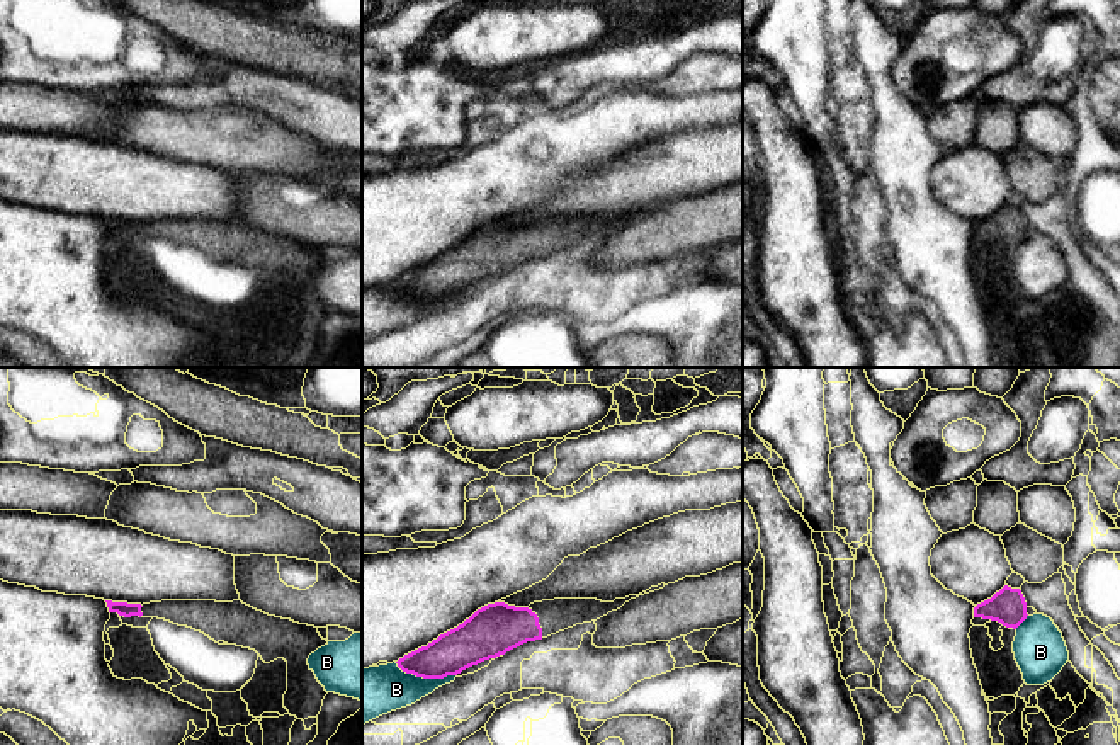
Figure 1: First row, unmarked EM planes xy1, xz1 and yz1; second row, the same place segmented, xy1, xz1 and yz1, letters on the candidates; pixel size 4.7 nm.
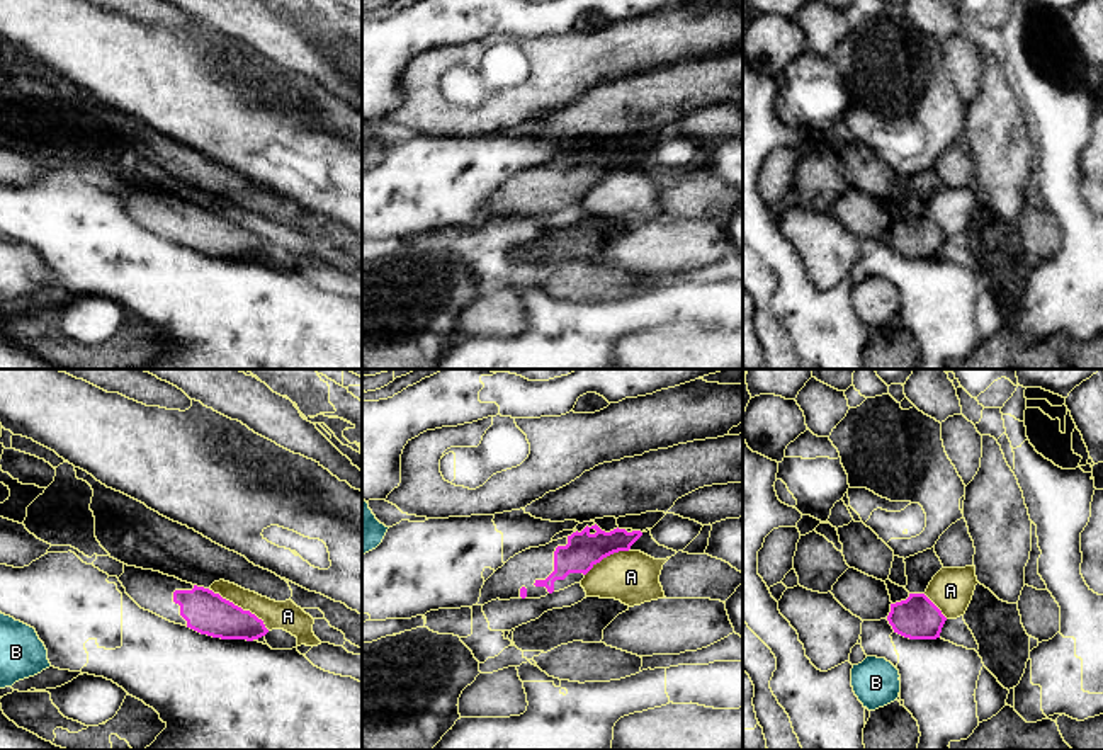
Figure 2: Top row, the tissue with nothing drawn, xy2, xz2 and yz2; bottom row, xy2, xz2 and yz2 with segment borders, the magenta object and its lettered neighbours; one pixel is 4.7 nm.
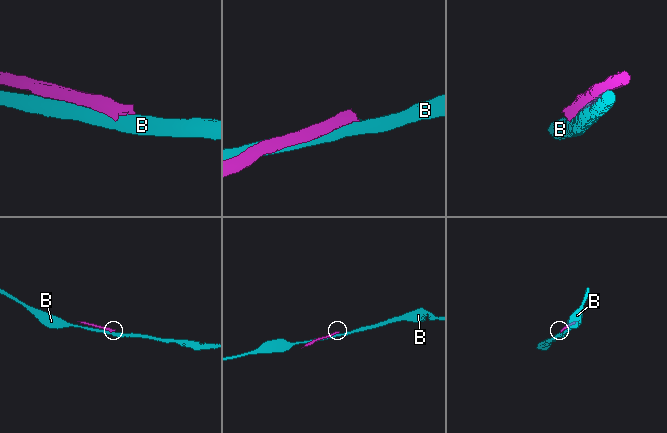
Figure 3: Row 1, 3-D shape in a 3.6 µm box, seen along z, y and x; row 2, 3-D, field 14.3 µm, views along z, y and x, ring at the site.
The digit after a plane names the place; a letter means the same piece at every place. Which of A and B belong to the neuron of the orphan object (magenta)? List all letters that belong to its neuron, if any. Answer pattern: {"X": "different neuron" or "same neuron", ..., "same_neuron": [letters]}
{"A": "different neuron", "B": "different neuron", "same_neuron": []}

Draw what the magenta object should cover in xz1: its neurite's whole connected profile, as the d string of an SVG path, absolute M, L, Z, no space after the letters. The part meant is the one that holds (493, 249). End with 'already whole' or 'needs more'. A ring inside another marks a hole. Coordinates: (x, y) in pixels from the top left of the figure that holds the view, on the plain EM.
M639 214L615 218L614 221L602 221L597 218L554 218L534 221L529 226L515 226L505 221L488 223L457 247L440 253L427 265L404 274L396 282L403 291L423 298L457 294L472 284L505 274L527 260L542 259L576 243L597 240L636 216Z | needs more

